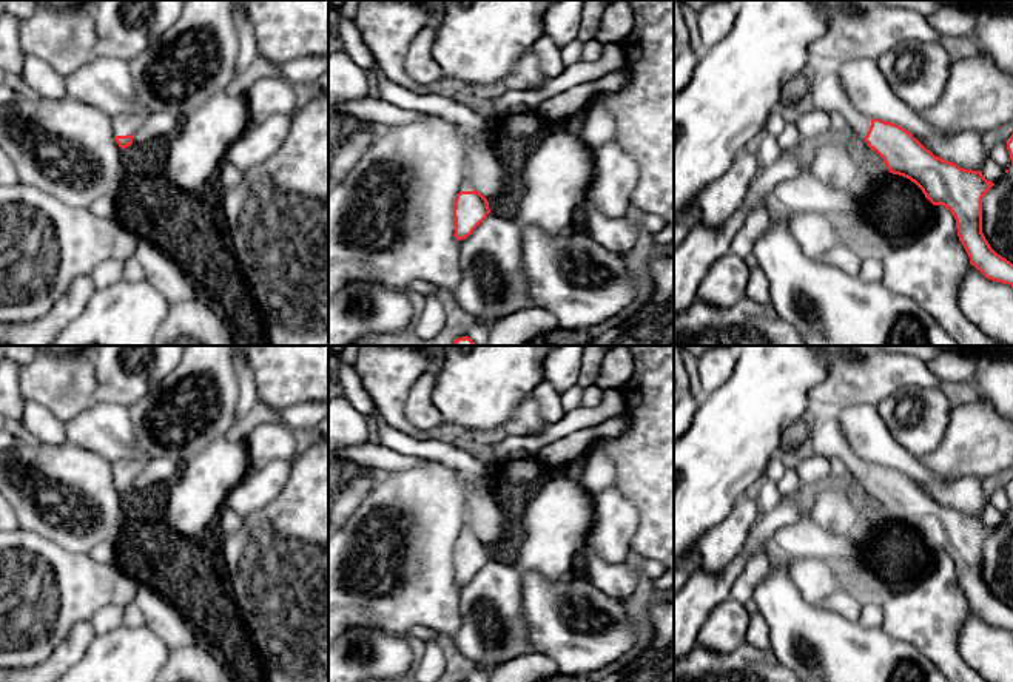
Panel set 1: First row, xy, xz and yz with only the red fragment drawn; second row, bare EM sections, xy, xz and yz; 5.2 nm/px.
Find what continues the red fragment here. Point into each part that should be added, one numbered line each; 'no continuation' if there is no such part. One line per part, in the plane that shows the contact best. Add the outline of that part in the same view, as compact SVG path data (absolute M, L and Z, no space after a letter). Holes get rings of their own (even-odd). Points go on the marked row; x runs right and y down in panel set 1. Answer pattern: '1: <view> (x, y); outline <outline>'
1: xy (195, 59); outline M183 0L177 20L128 62L145 111L113 117L113 133L134 134L157 113L182 122L216 94L234 89L237 54L233 0Z

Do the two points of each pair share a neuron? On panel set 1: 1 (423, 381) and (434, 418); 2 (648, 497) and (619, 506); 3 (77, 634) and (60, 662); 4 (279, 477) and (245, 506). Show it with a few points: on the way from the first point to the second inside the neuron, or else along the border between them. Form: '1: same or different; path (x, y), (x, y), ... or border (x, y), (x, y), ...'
1: same; path (423, 391), (424, 409)
2: different; border (614, 483), (637, 508), (639, 526), (632, 537)
3: same; path (77, 641), (65, 656)
4: same; path (272, 480), (253, 499)

